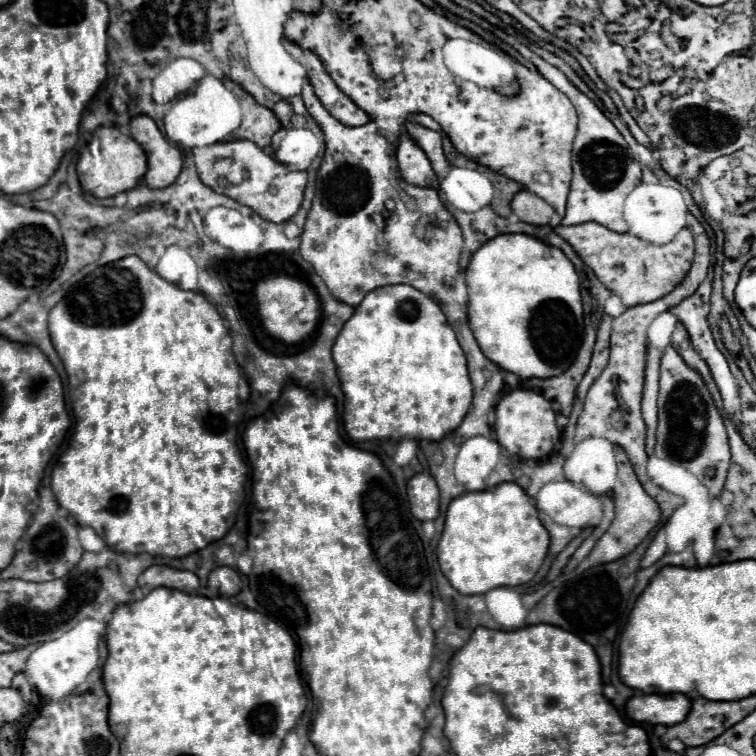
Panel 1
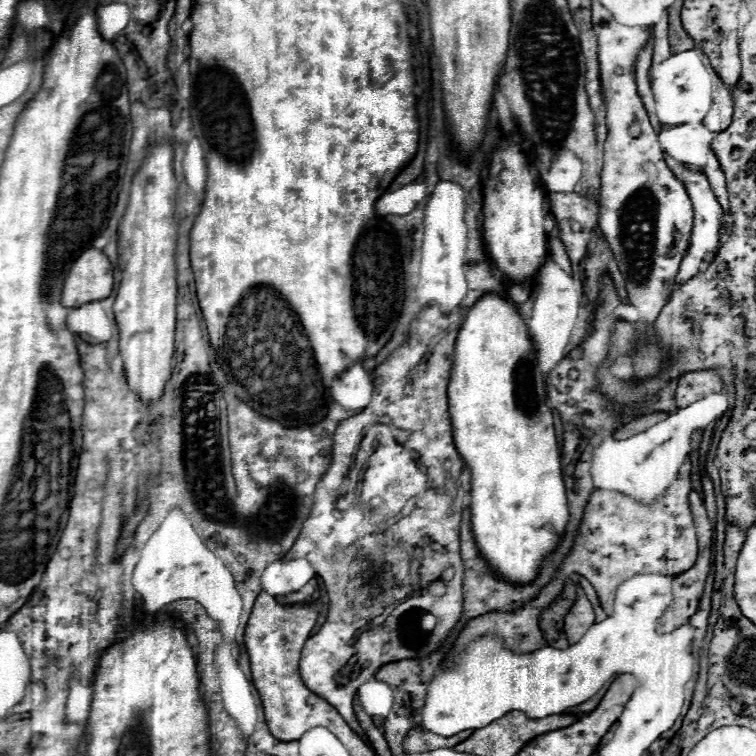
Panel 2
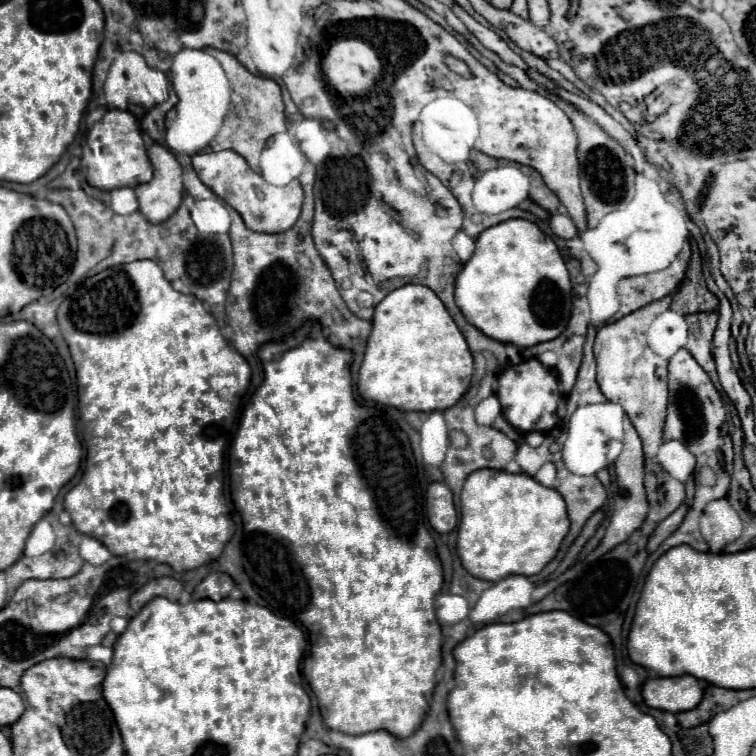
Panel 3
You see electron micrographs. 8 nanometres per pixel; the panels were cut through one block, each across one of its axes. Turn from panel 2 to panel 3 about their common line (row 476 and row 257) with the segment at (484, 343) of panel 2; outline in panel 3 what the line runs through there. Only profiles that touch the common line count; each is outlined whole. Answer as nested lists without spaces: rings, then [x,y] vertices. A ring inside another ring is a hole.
[[[506,220],[484,230],[476,238],[474,256],[456,278],[456,304],[464,312],[464,318],[488,338],[518,348],[530,348],[558,338],[568,326],[572,310],[570,274],[558,246],[534,222]]]

